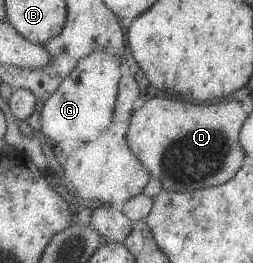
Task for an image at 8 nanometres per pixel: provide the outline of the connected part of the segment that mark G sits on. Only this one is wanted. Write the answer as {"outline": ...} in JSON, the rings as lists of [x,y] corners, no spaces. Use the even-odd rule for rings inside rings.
{"outline":[[[95,52],[82,59],[77,70],[73,72],[62,83],[57,93],[54,93],[50,100],[44,104],[40,112],[42,127],[39,133],[42,139],[52,139],[55,143],[67,141],[83,142],[88,144],[97,141],[103,132],[109,131],[110,125],[115,123],[117,102],[119,97],[119,86],[123,77],[122,60],[118,55],[111,55],[109,52]]]}

